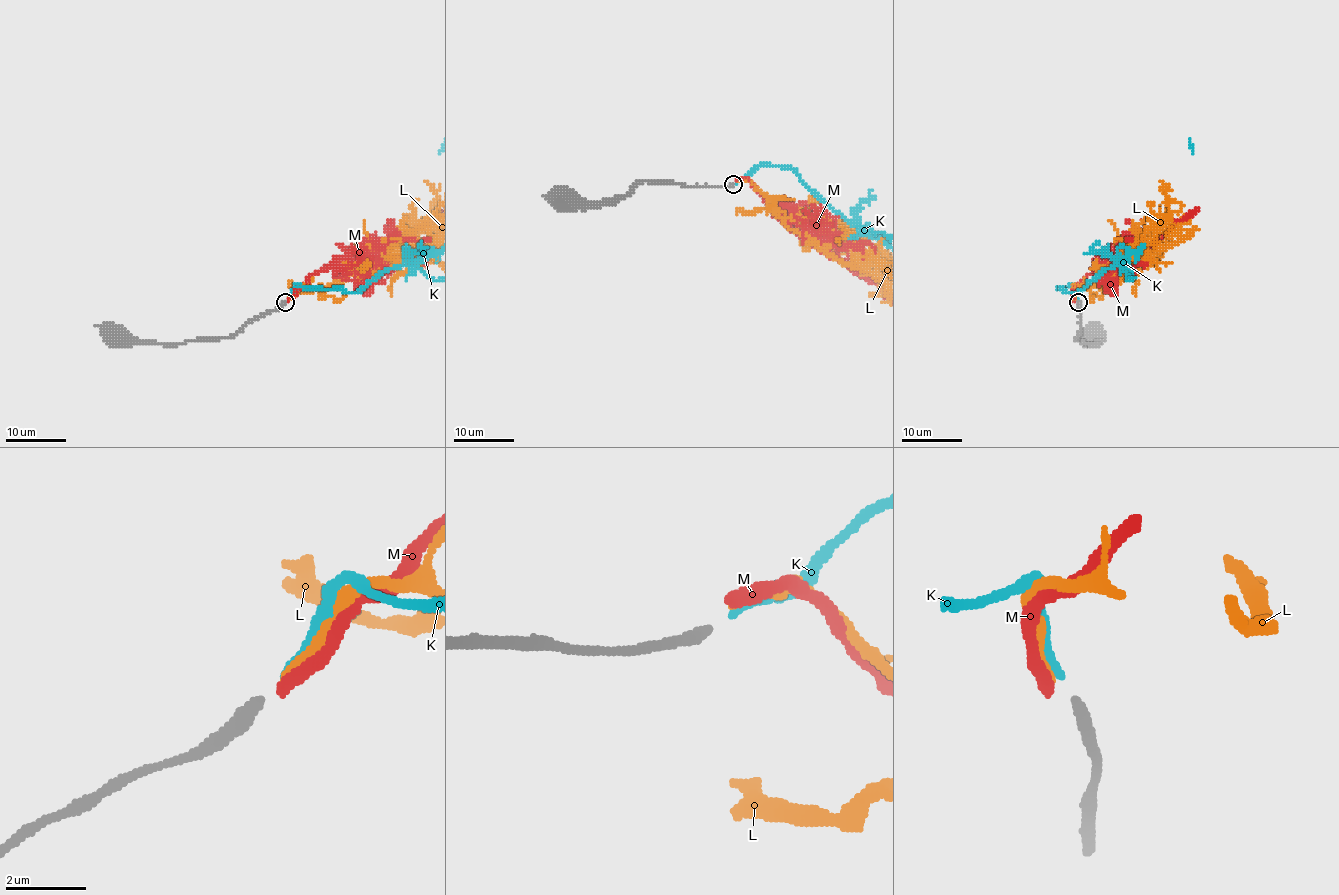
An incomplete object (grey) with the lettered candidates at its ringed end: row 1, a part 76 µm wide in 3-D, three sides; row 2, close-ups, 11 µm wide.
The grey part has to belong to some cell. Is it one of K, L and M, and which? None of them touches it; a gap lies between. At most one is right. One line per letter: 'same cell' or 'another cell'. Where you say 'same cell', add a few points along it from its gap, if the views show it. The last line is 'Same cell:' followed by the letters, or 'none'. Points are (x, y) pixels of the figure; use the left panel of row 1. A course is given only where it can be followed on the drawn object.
K: same cell
L: another cell
M: another cell
Same cell: K

